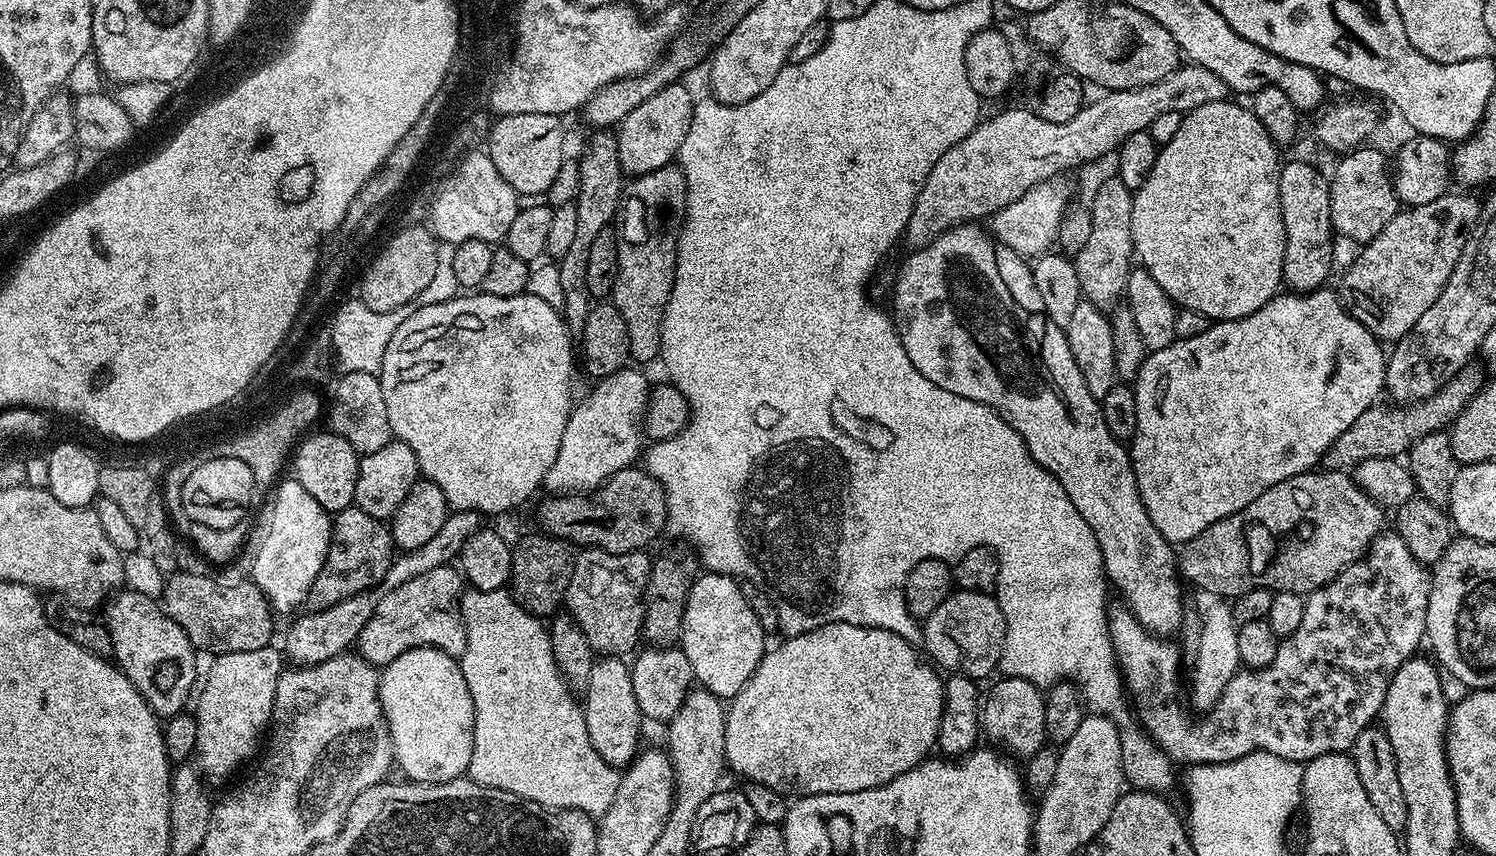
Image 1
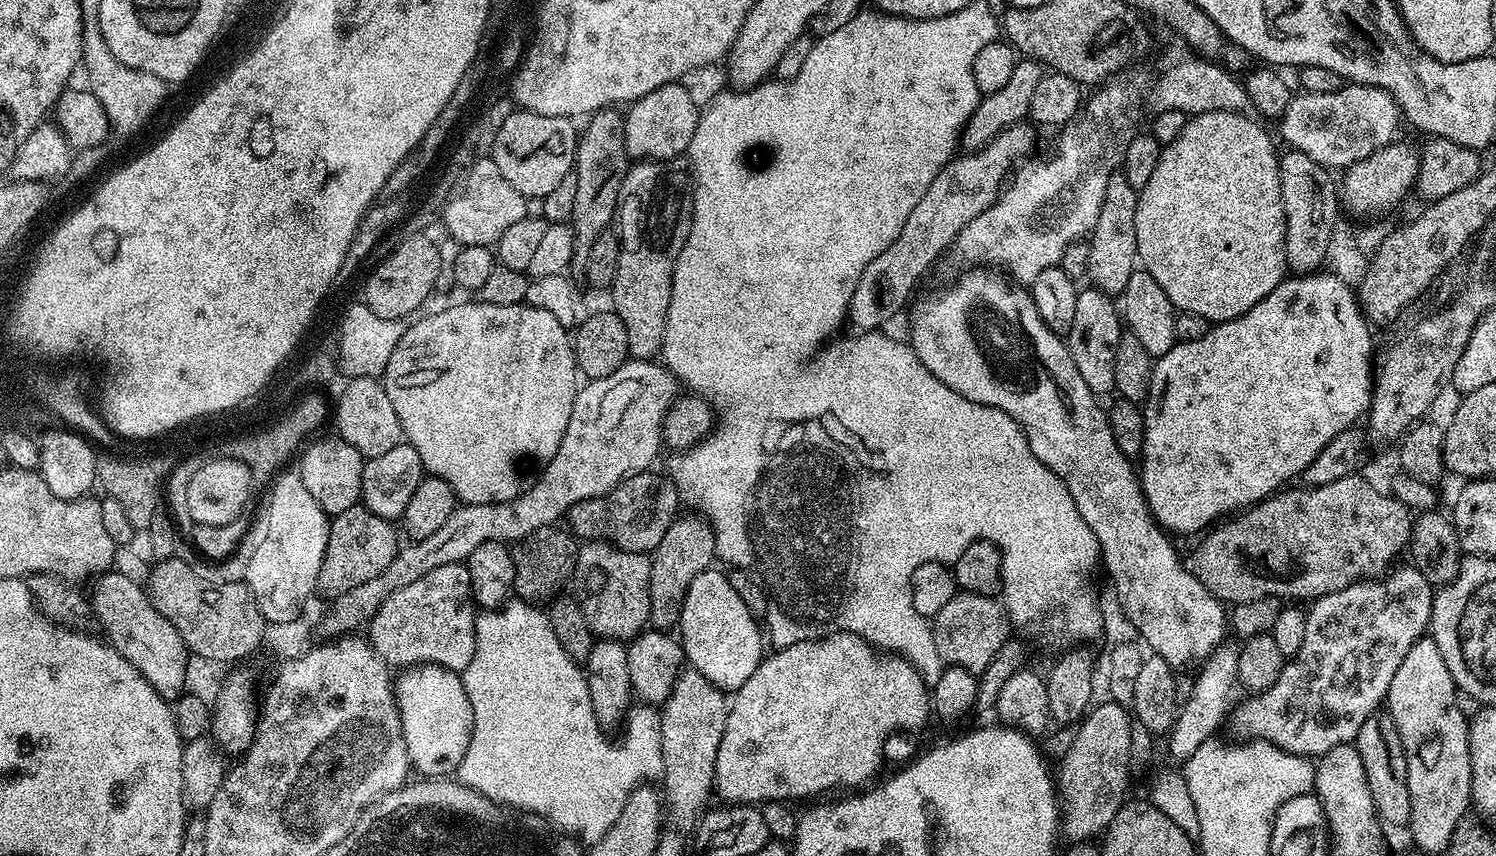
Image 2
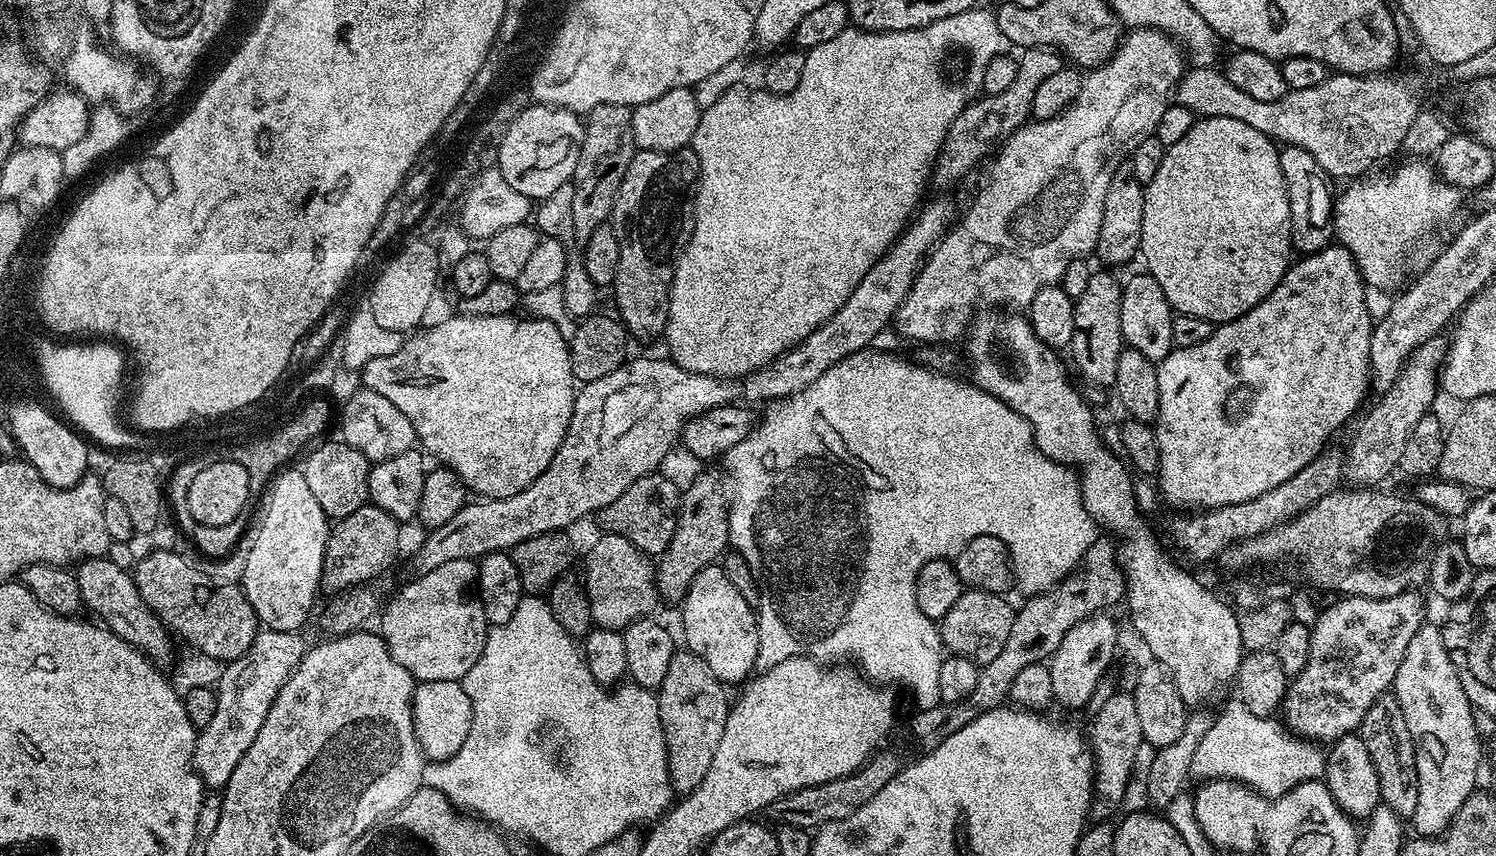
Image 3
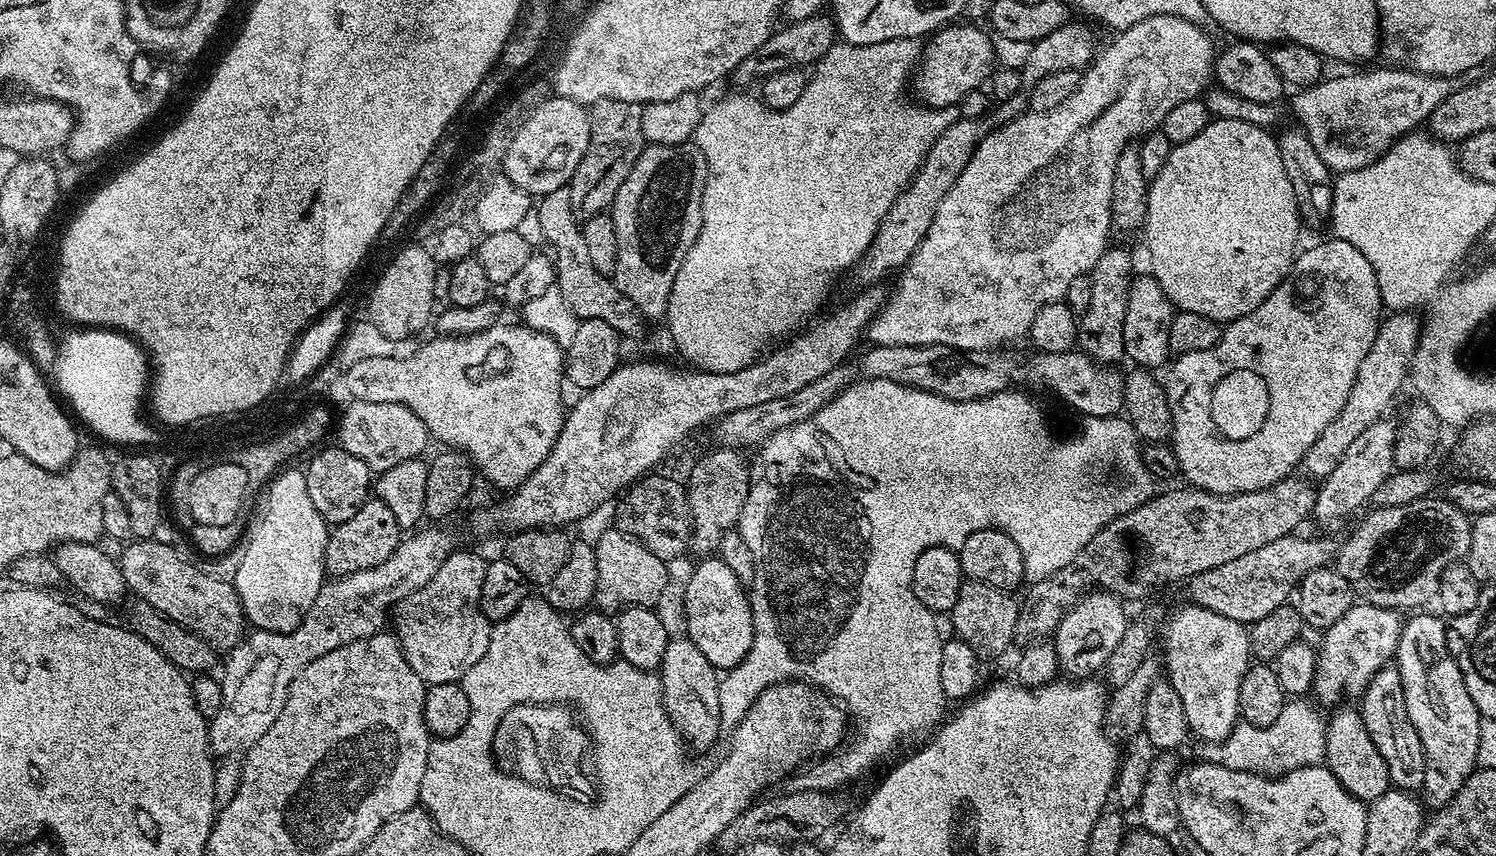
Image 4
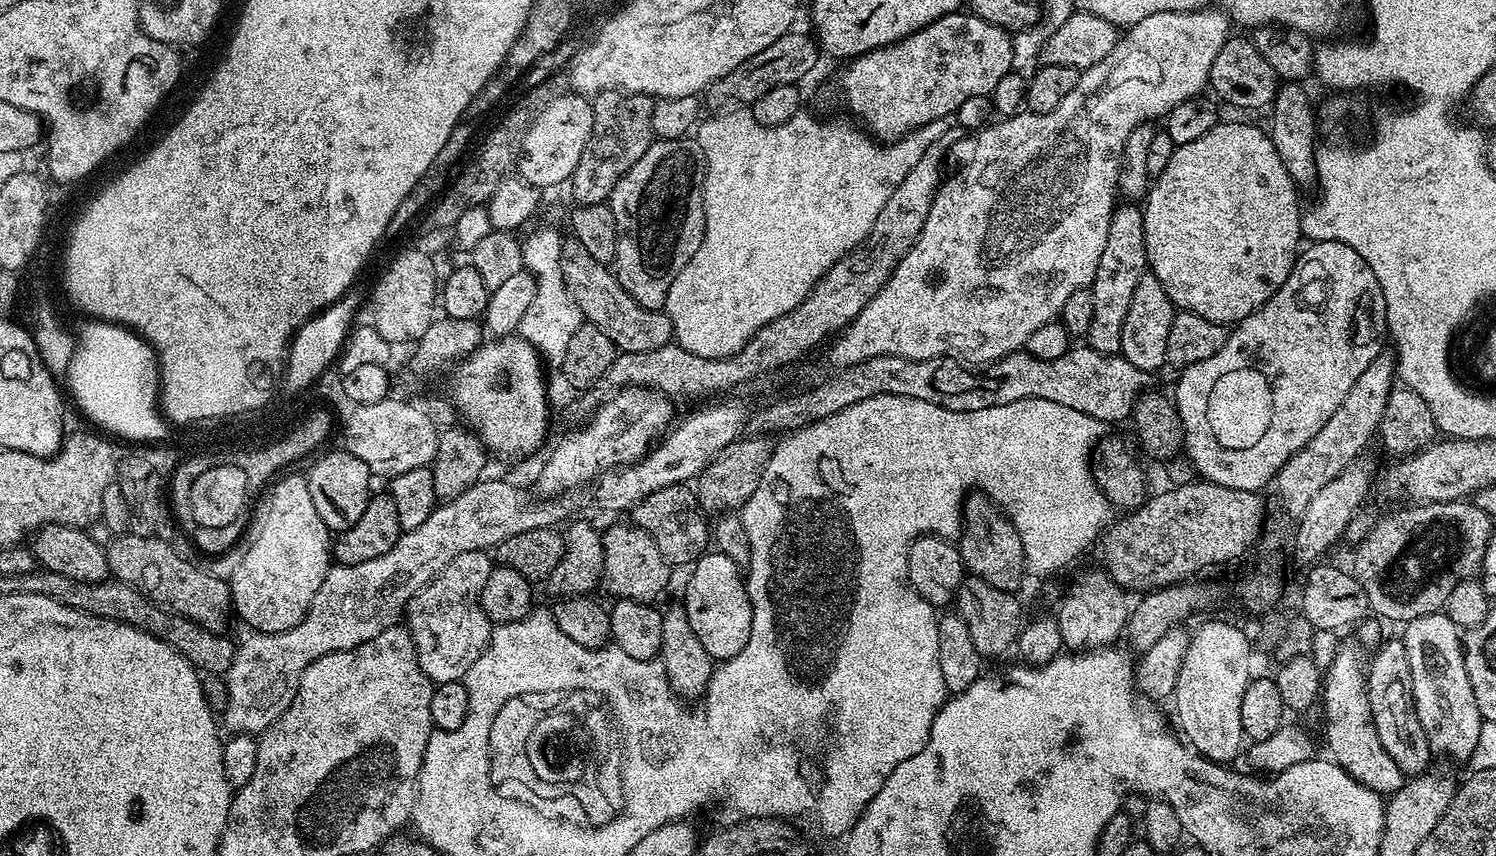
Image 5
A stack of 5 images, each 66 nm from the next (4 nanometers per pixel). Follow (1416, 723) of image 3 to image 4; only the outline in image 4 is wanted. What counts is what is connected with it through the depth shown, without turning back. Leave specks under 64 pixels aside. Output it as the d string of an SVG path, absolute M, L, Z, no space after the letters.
M1412 614L1403 621L1395 667L1400 670L1406 714L1422 738L1426 758L1426 774L1422 800L1429 809L1439 810L1458 794L1466 778L1477 767L1478 738L1480 737L1480 711L1466 690L1462 670L1448 649L1448 629L1439 615Z

